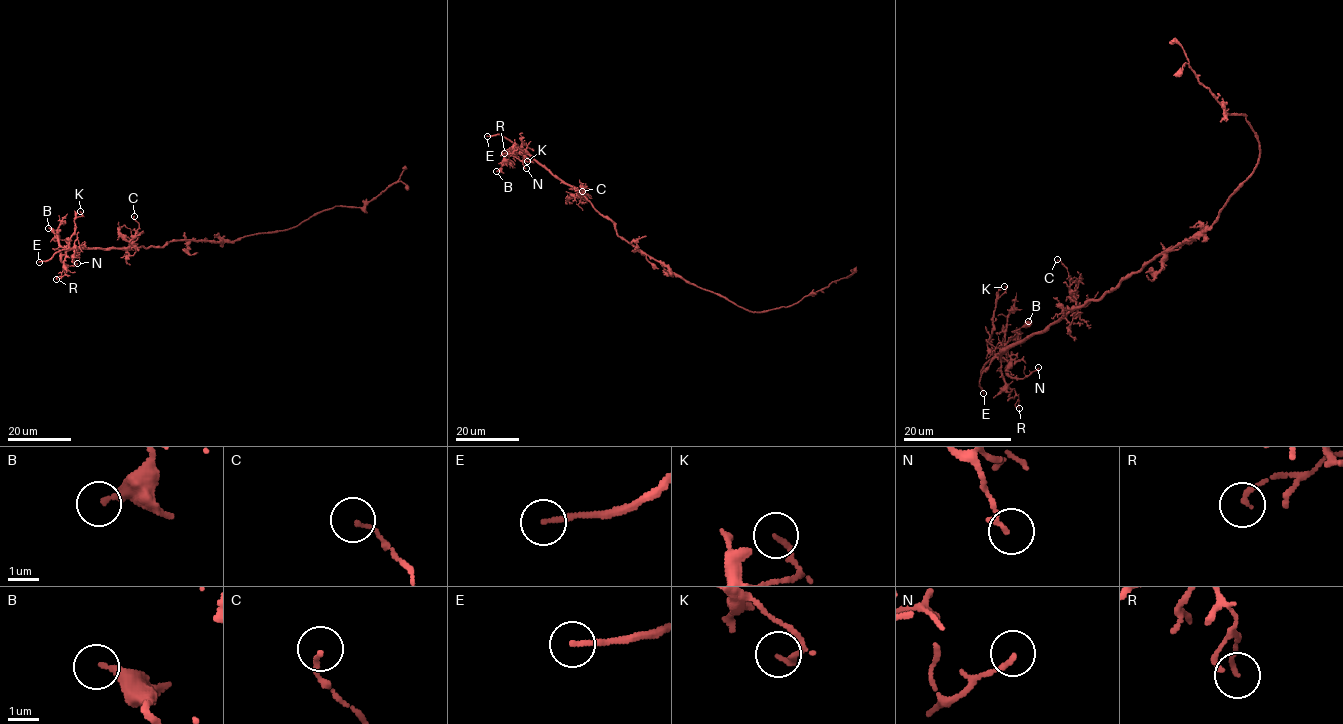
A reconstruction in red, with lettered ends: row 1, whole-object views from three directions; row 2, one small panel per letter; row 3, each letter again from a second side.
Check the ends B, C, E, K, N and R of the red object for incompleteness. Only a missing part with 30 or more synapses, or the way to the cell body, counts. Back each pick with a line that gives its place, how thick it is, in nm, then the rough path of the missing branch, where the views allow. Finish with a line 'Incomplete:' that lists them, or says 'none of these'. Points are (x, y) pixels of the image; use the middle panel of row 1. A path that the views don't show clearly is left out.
E: at (487, 136); 160 nm thick
Incomplete: E

